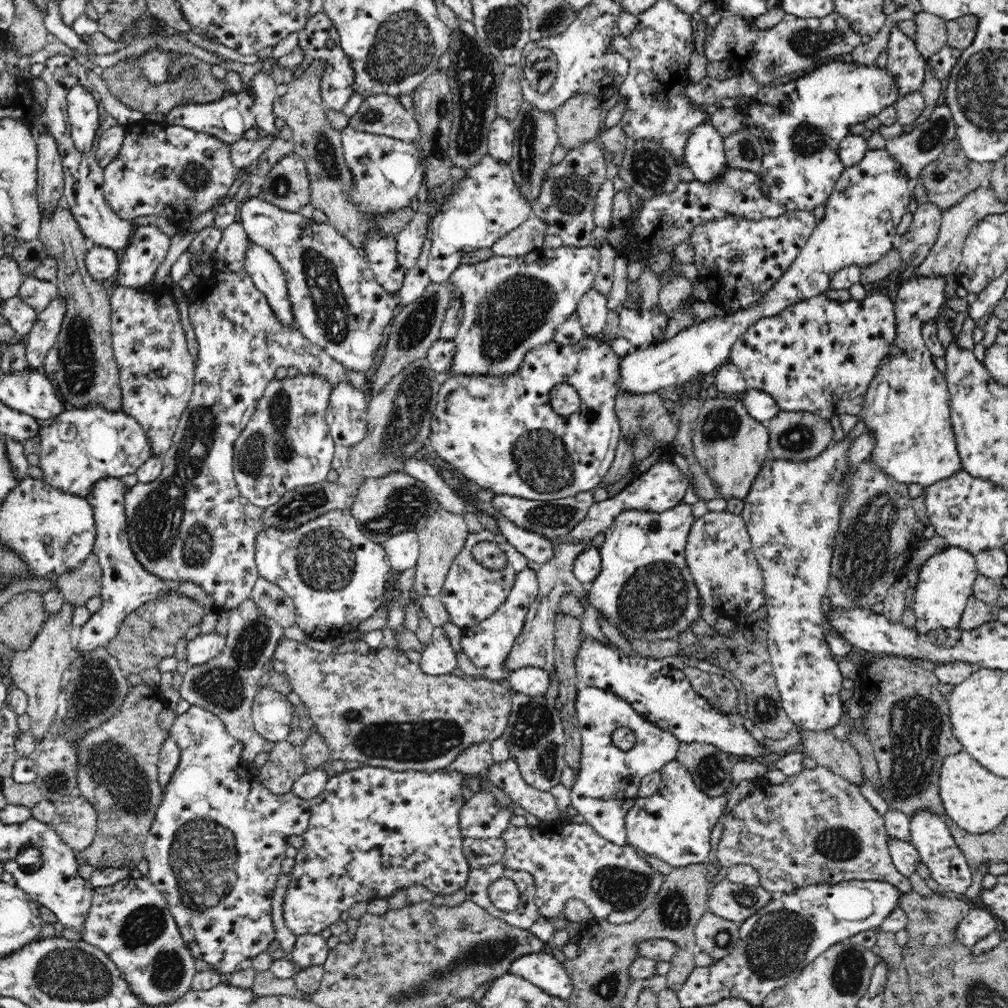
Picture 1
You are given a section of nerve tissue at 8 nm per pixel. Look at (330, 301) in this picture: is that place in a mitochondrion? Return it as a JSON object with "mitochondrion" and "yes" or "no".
{"mitochondrion":"yes"}

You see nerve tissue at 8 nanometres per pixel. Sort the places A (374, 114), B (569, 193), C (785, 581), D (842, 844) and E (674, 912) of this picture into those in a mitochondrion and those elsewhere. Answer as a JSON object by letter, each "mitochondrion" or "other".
{"A":"mitochondrion","B":"mitochondrion","C":"other","D":"mitochondrion","E":"mitochondrion"}

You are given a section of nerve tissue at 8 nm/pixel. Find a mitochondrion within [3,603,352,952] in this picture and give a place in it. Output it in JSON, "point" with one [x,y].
{"point":[203,854]}

